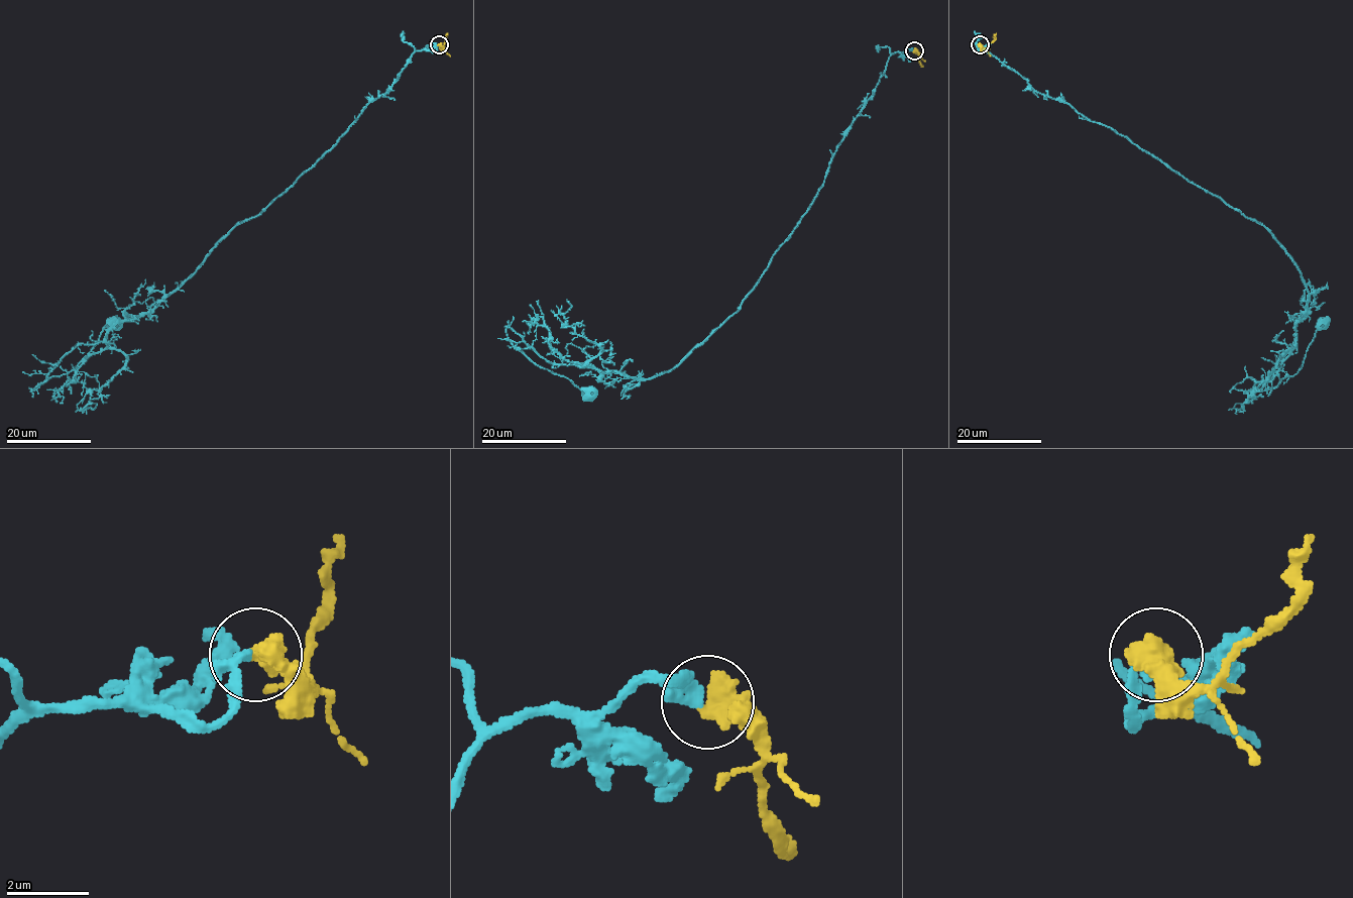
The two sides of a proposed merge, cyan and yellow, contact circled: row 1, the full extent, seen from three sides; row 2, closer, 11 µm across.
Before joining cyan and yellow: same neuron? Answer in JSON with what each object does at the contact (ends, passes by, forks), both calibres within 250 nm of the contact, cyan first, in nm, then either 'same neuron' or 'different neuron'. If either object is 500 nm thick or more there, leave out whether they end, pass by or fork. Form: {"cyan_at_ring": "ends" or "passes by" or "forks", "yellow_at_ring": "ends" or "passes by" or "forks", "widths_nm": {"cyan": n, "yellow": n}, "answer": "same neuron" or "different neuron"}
{"widths_nm": {"cyan": 280, "yellow": 650}, "answer": "same neuron"}

